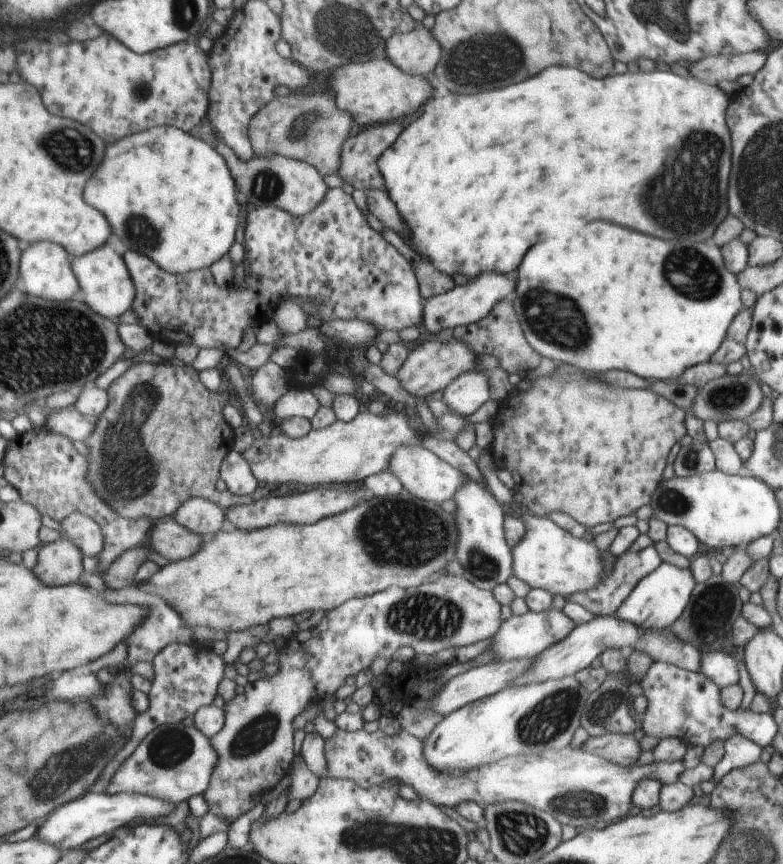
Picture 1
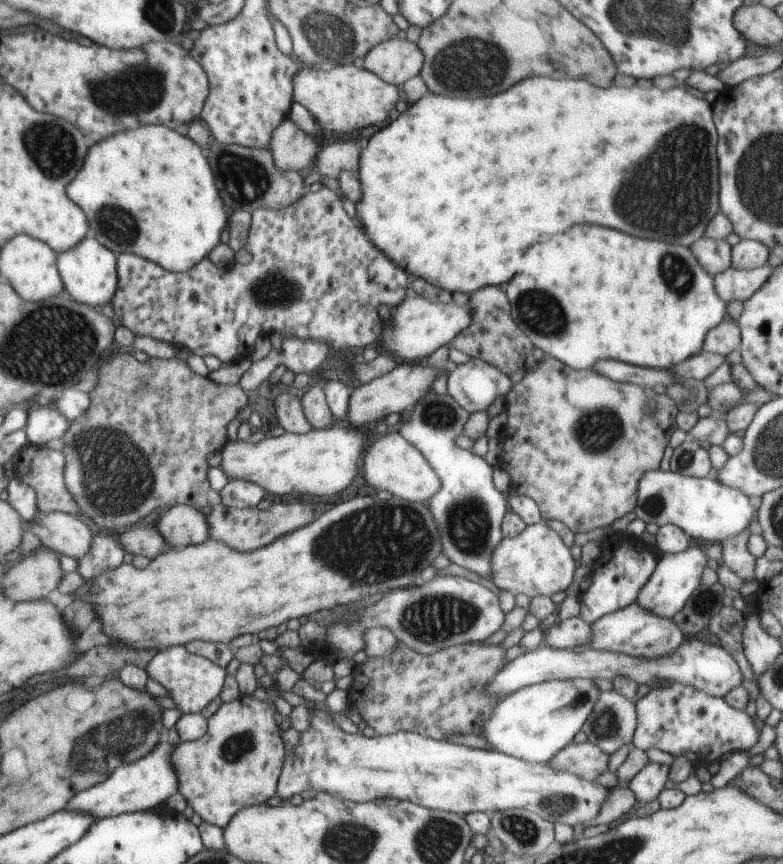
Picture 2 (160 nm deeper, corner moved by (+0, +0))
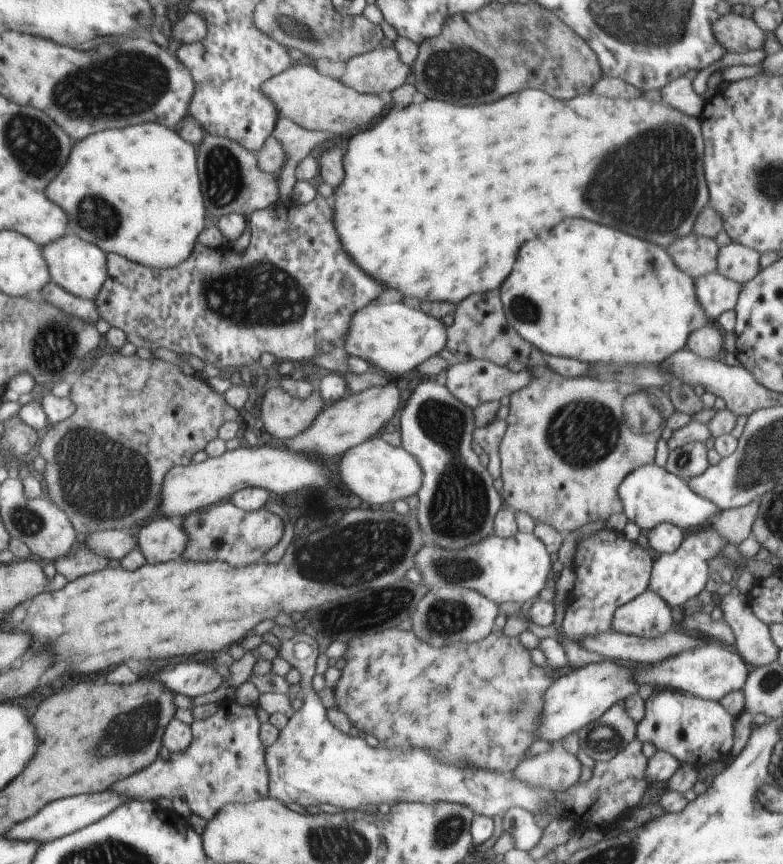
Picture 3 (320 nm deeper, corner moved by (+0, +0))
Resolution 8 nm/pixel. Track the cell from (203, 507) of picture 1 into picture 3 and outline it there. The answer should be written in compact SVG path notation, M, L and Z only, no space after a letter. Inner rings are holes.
M155 518L138 532L137 548L148 564L181 559L187 534L181 519Z

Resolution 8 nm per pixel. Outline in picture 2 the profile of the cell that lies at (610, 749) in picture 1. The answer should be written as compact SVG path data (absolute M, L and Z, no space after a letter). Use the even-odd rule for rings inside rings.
M572 741L559 750L548 762L557 771L566 771L581 779L594 781L600 774L607 772L610 754L602 751L597 744L586 741L577 744Z

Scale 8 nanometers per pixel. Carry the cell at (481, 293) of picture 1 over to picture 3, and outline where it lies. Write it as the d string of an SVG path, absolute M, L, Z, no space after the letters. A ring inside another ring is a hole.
M402 301L389 304L372 302L351 316L343 349L350 356L367 360L371 368L390 378L402 376L445 348L447 328L440 320L424 313L424 310L414 310Z

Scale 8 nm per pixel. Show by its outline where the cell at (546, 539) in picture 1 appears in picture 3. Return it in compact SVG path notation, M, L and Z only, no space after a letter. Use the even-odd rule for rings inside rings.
M520 532L507 539L492 534L483 541L467 546L465 550L445 549L425 541L415 554L413 567L422 574L420 583L429 591L461 586L478 591L497 605L517 602L525 606L551 585L558 570L555 558L550 556L544 543L532 533Z

